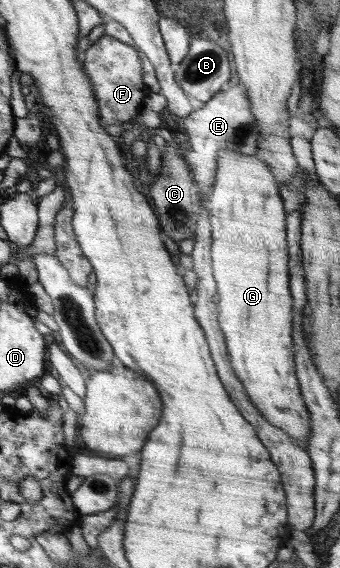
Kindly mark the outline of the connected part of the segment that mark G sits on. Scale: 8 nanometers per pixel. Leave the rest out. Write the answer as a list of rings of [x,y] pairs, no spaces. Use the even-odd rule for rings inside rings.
[[[224,148],[218,152],[218,169],[215,173],[215,184],[212,186],[210,194],[208,194],[207,208],[210,214],[208,220],[210,220],[211,226],[211,260],[213,277],[217,284],[217,293],[219,300],[217,303],[218,310],[218,324],[222,334],[224,334],[224,340],[226,340],[226,348],[228,348],[228,358],[230,358],[230,364],[234,368],[234,374],[236,378],[240,380],[250,402],[258,408],[258,412],[264,416],[264,420],[272,426],[276,426],[278,430],[286,432],[288,436],[292,436],[300,446],[304,445],[304,440],[308,443],[310,438],[310,413],[308,407],[306,407],[306,401],[301,396],[301,388],[298,382],[298,377],[295,371],[295,345],[293,342],[293,304],[292,296],[290,294],[290,274],[288,270],[289,256],[287,252],[286,243],[286,211],[284,210],[284,204],[282,198],[280,198],[279,186],[275,182],[273,175],[268,171],[265,166],[264,160],[261,160],[258,156],[248,154],[242,154],[242,152],[228,151]]]

